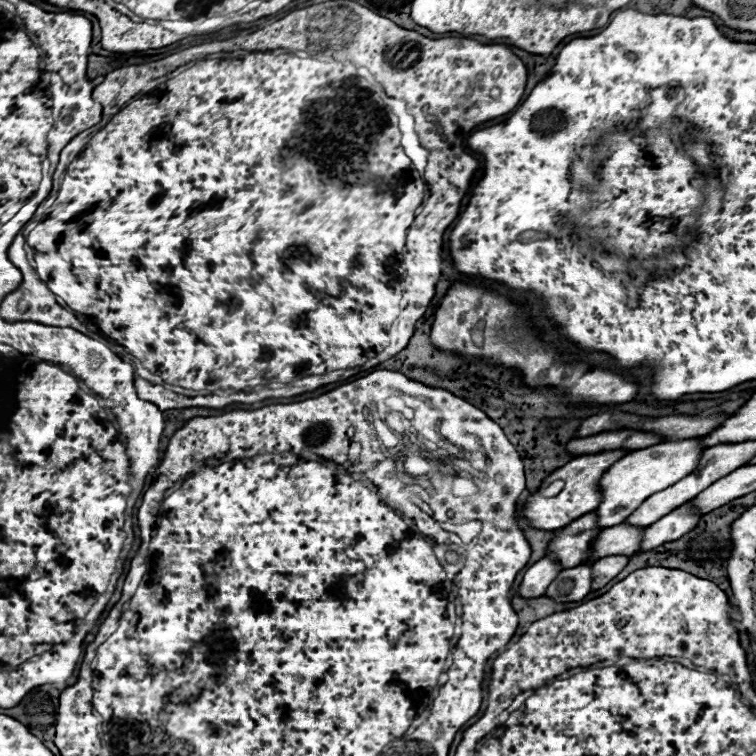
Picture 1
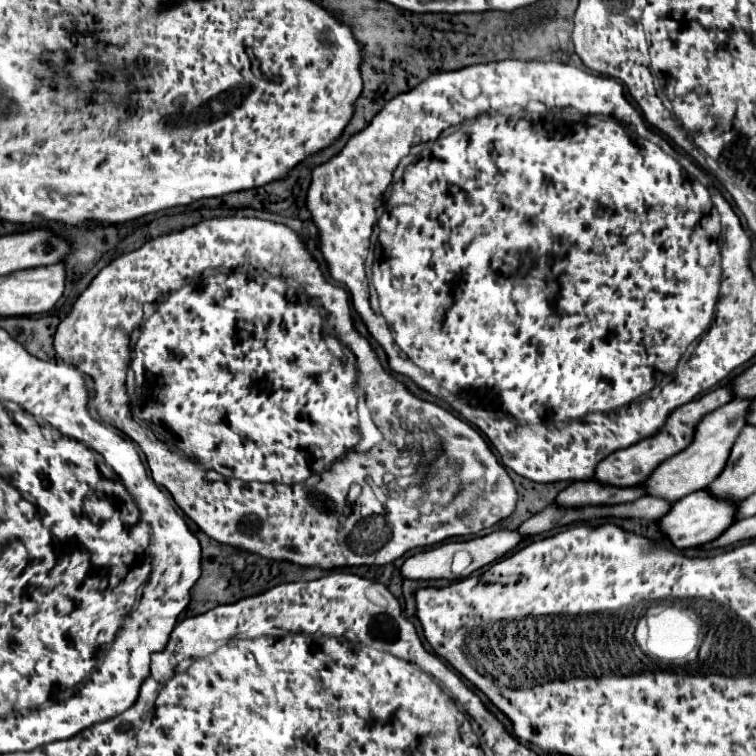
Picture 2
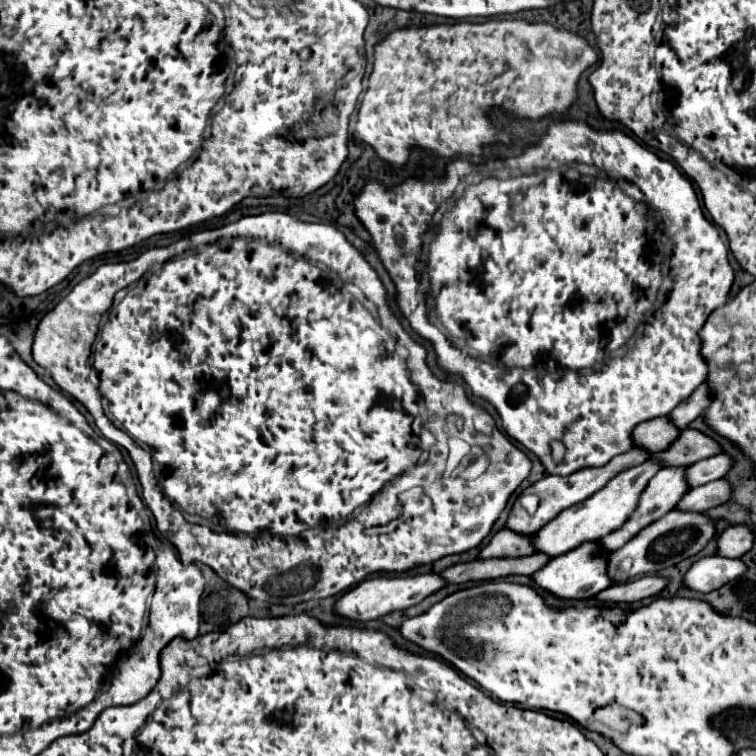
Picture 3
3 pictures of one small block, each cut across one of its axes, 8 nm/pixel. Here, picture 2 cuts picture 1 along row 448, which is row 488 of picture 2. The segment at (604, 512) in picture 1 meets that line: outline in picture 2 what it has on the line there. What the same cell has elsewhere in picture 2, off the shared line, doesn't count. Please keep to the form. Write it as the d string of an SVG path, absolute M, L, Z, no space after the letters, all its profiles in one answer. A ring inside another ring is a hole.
M732 400L730 404L724 404L724 408L718 408L716 412L708 412L708 416L704 416L704 420L700 420L700 424L694 428L694 438L690 446L674 454L672 458L664 460L642 482L644 488L648 488L648 496L660 496L662 500L668 500L672 504L692 492L704 490L716 476L720 476L738 432L746 426L748 406L750 406L748 400Z

